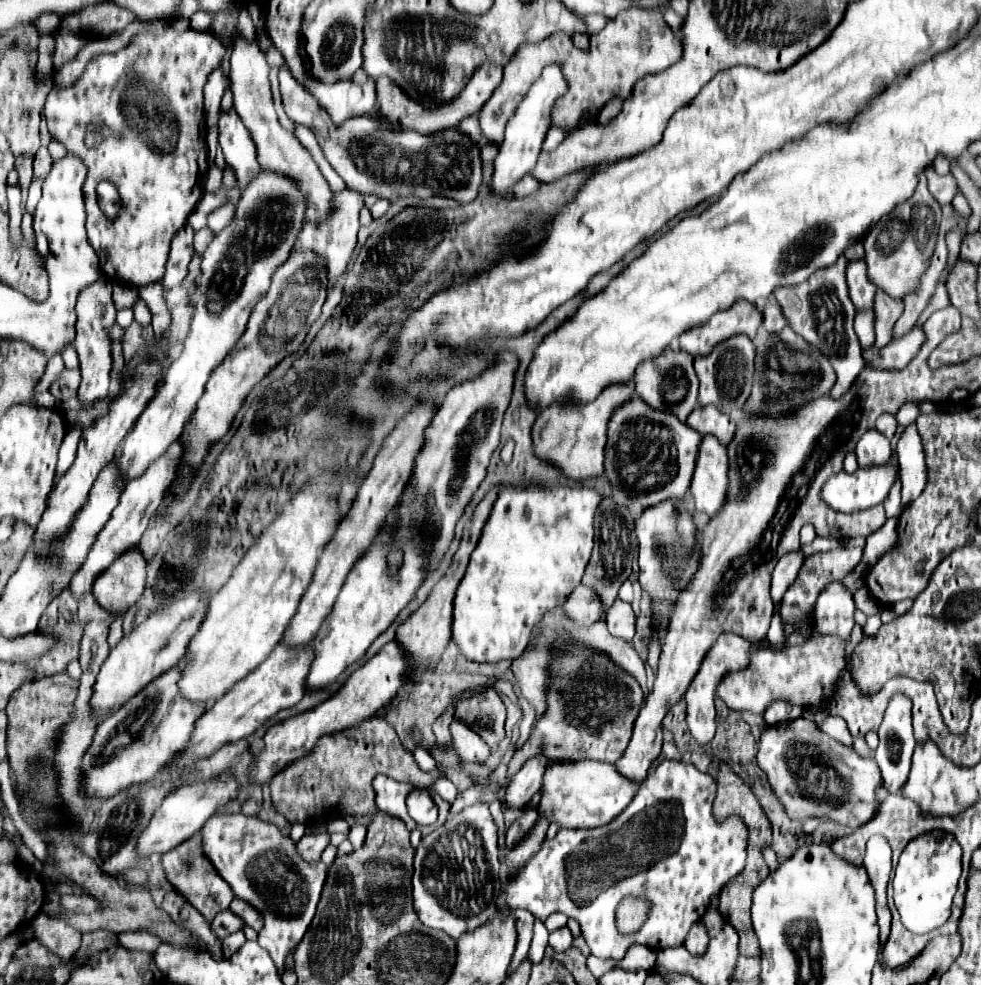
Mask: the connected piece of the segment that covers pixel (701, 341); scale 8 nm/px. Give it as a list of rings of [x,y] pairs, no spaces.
[[[736,301],[730,309],[716,313],[708,323],[682,333],[680,347],[692,357],[704,357],[710,355],[718,343],[734,335],[746,335],[754,339],[760,325],[762,317],[756,311],[756,307],[746,301]]]

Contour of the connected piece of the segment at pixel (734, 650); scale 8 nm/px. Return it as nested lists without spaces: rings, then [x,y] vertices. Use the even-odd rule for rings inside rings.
[[[728,633],[728,635],[722,635],[718,637],[714,649],[710,649],[710,653],[706,655],[706,661],[702,661],[702,669],[696,673],[696,677],[692,679],[686,695],[684,695],[684,701],[686,701],[686,707],[688,707],[688,715],[686,715],[686,721],[688,721],[688,727],[692,731],[692,737],[700,743],[700,745],[706,745],[710,743],[710,739],[714,737],[714,731],[716,731],[716,723],[714,723],[714,717],[716,717],[716,711],[714,711],[714,693],[716,693],[716,687],[718,683],[724,679],[724,675],[732,673],[732,671],[740,671],[740,669],[746,669],[750,665],[750,653],[754,649],[772,649],[772,651],[780,651],[784,649],[786,645],[780,643],[780,645],[772,645],[772,643],[750,643],[746,639],[742,639],[740,635],[734,635],[734,633]]]

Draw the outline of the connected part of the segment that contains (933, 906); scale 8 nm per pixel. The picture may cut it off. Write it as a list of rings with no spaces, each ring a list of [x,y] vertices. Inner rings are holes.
[[[942,829],[914,837],[902,851],[900,861],[894,869],[894,905],[902,917],[904,927],[912,933],[930,933],[948,921],[948,909],[952,907],[958,879],[962,873],[960,845],[956,839]]]

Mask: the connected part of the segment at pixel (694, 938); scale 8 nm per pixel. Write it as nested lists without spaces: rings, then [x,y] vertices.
[[[698,921],[691,927],[684,946],[692,955],[704,955],[706,953],[706,947],[708,947],[708,931],[704,927],[702,921]]]

